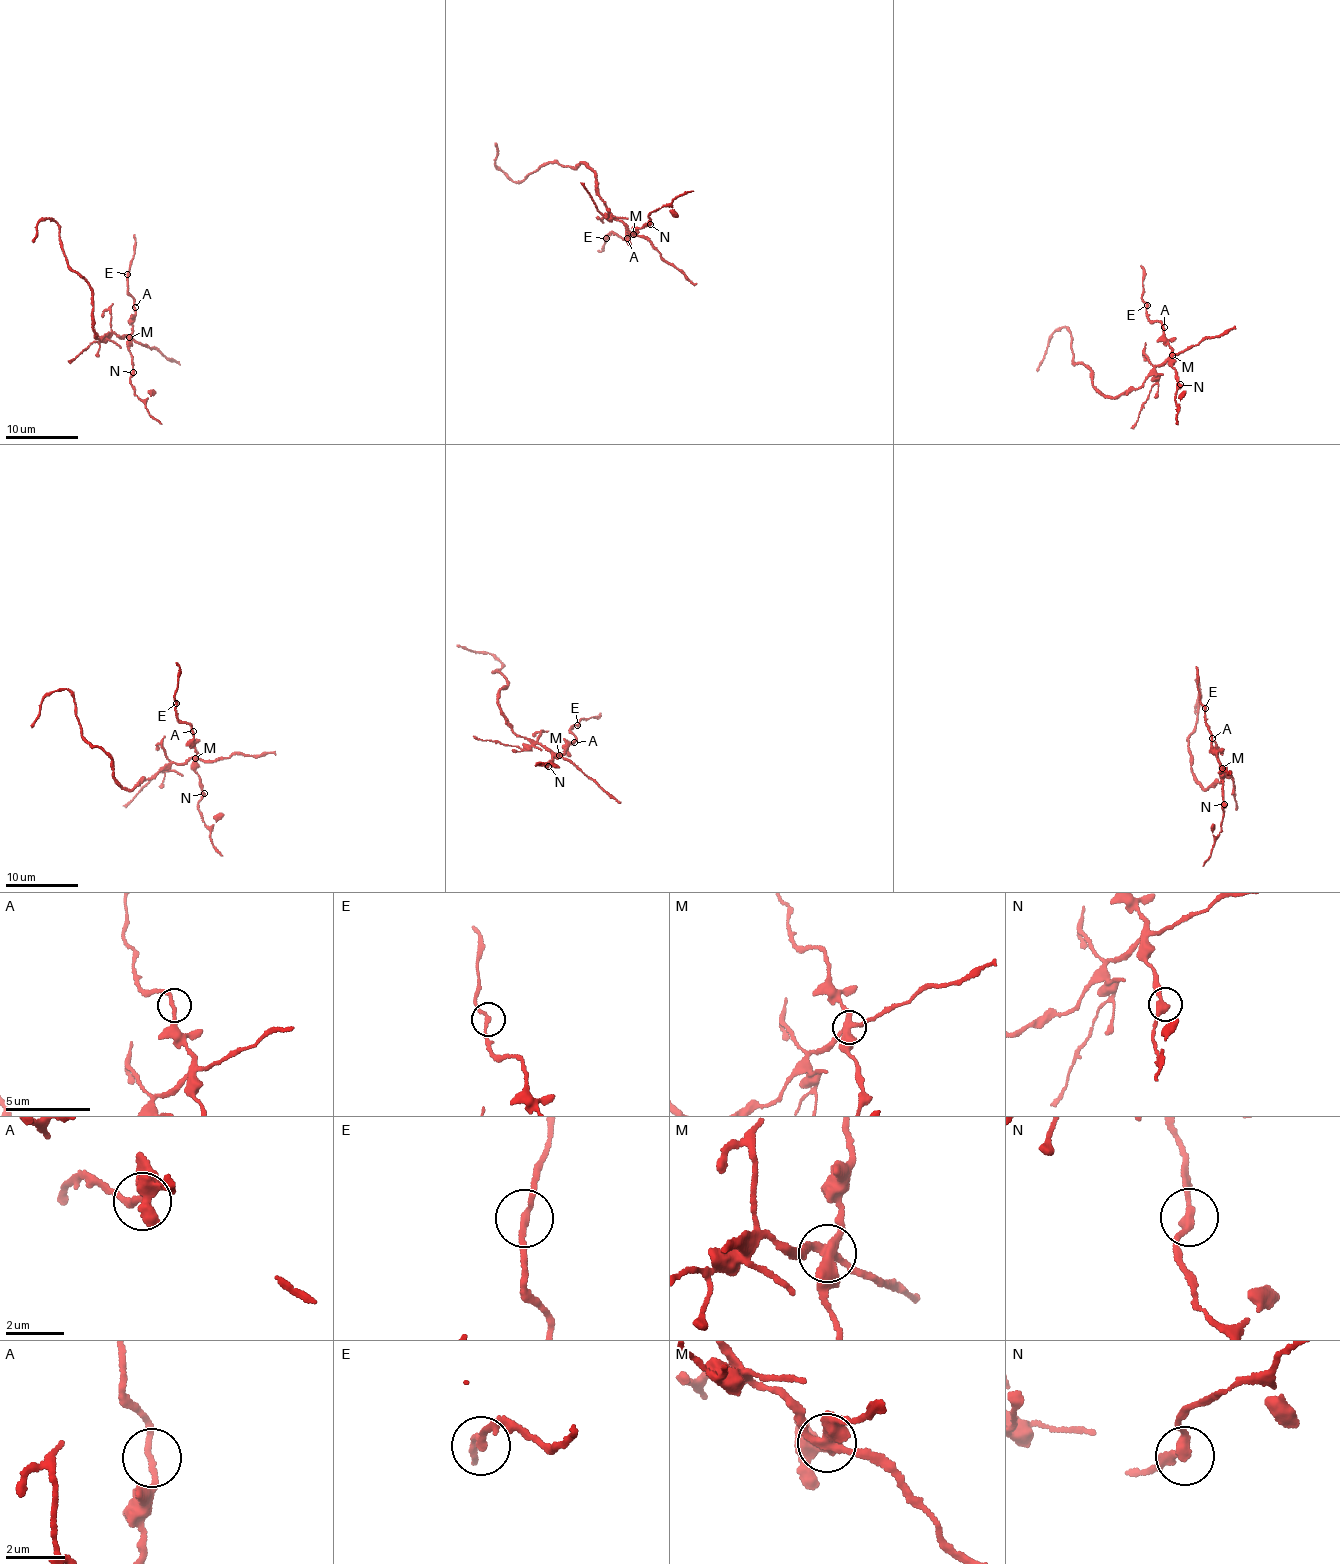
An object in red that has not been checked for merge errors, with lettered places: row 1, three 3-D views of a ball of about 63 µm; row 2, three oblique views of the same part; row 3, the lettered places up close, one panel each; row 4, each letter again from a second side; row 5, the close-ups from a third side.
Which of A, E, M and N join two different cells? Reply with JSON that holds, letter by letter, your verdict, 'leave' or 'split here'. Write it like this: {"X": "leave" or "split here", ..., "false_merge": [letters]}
{"A": "leave", "E": "split here", "M": "split here", "N": "leave", "false_merge": ["E", "M"]}

